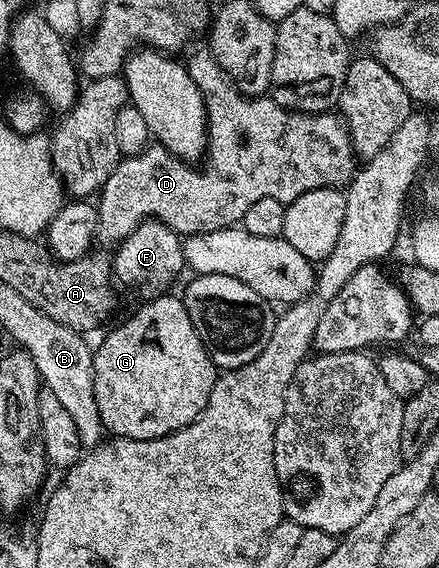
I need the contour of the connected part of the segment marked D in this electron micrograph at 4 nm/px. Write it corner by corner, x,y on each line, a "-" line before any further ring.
201,47
198,53
190,55
189,61
192,75
205,96
205,112
209,119
207,156
198,167
181,161
171,151
153,143
143,152
118,161
115,171
111,171
107,183
99,191
101,201
97,205
97,219
102,242
124,241
146,219
160,219
179,235
227,229
240,223
258,199
274,197
288,203
307,191
345,187
353,180
359,168
359,158
353,151
349,129
336,112
296,113
294,109
285,109
275,103
272,96
248,97
234,85
223,67
219,67
208,48

